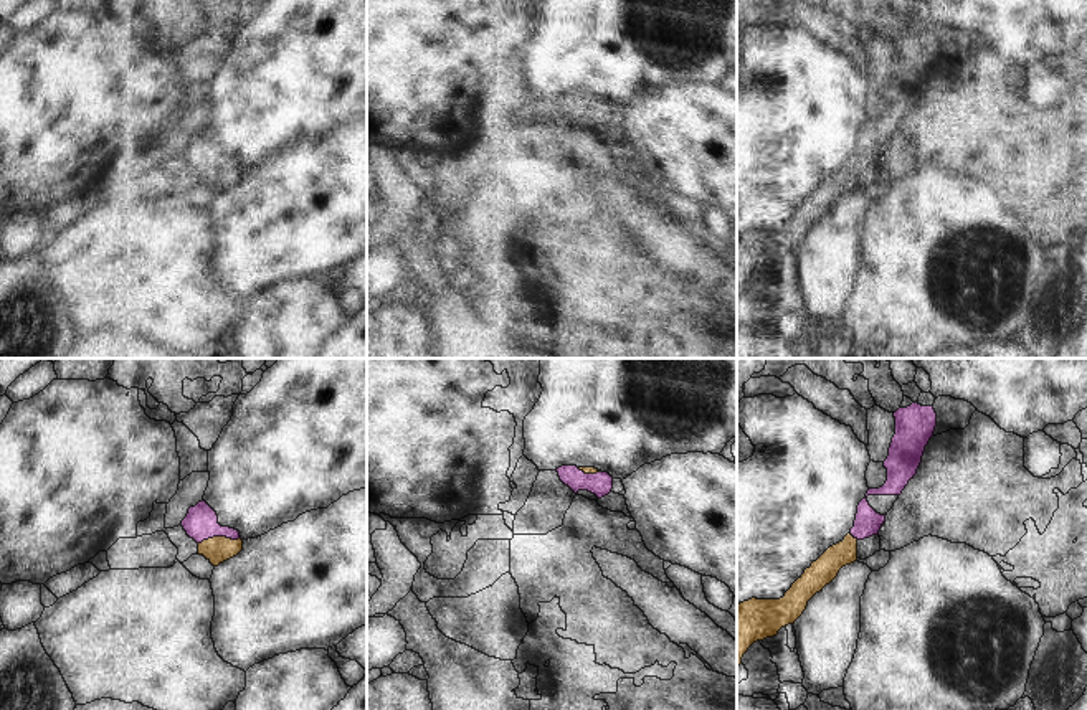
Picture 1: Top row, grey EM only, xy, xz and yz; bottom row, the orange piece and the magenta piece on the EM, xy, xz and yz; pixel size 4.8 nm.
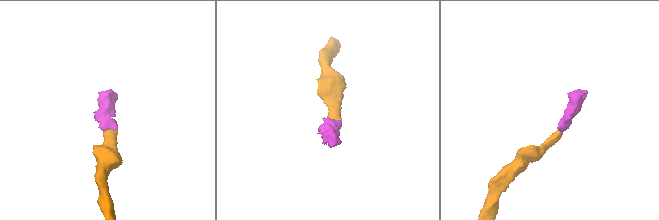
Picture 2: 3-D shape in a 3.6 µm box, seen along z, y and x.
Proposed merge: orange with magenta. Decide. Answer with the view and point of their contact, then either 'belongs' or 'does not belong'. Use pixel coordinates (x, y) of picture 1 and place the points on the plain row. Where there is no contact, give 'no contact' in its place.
xy (218, 167) | belongs

